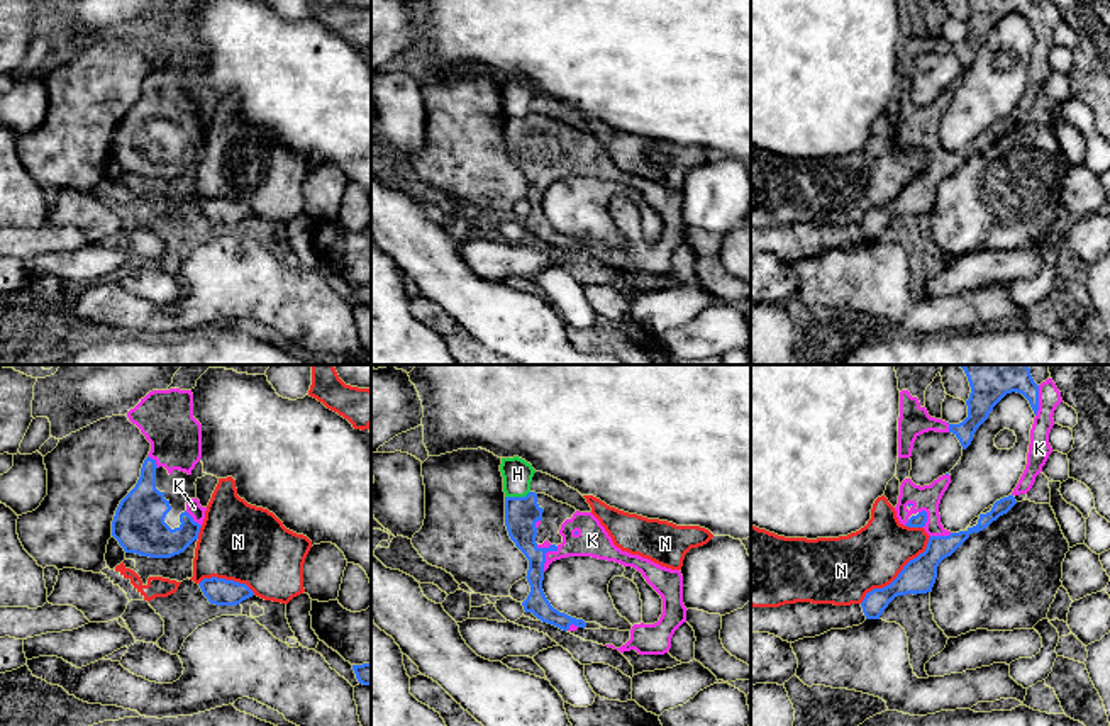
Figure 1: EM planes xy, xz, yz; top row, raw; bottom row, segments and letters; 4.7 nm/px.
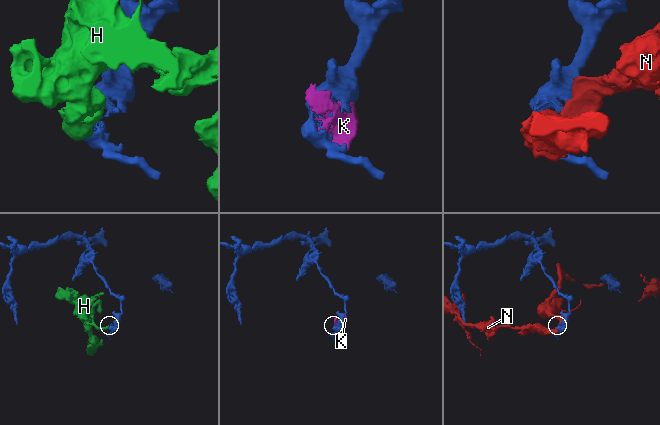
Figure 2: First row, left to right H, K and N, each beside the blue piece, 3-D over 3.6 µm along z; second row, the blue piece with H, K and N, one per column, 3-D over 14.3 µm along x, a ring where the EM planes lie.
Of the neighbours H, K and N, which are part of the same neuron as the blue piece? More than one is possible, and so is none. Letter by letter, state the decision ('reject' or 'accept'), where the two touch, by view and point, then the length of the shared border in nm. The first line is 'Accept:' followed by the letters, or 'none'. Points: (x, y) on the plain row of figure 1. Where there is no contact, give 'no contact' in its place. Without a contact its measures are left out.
Accept: K
H: reject; contact xz (517, 117); length 120 nm
K: accept; contact xz (544, 177); length 140 nm
N: reject; contact yz (899, 194); length 460 nm

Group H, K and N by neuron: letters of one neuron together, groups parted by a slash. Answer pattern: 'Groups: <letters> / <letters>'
Groups: H / K / N

